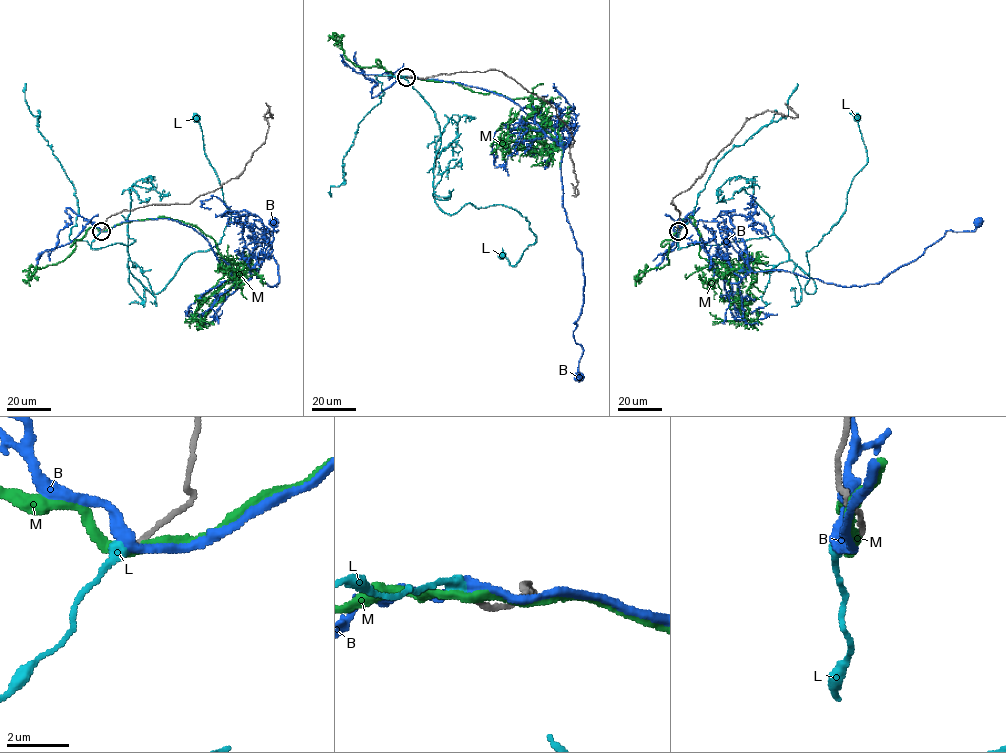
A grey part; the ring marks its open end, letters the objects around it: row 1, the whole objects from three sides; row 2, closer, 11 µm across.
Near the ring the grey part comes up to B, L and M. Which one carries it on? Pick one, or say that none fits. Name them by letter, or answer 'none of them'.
L

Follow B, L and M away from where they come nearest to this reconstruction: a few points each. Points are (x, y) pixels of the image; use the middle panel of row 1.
B: (407, 77), (507, 97), (535, 112), (563, 150), (563, 205), (584, 278), (573, 331), (583, 351), (578, 376)
L: (406, 77), (439, 125), (434, 202), (514, 208), (536, 241), (514, 265), (502, 247)
M: (407, 77), (525, 97), (556, 150), (547, 156), (519, 145), (502, 149)

